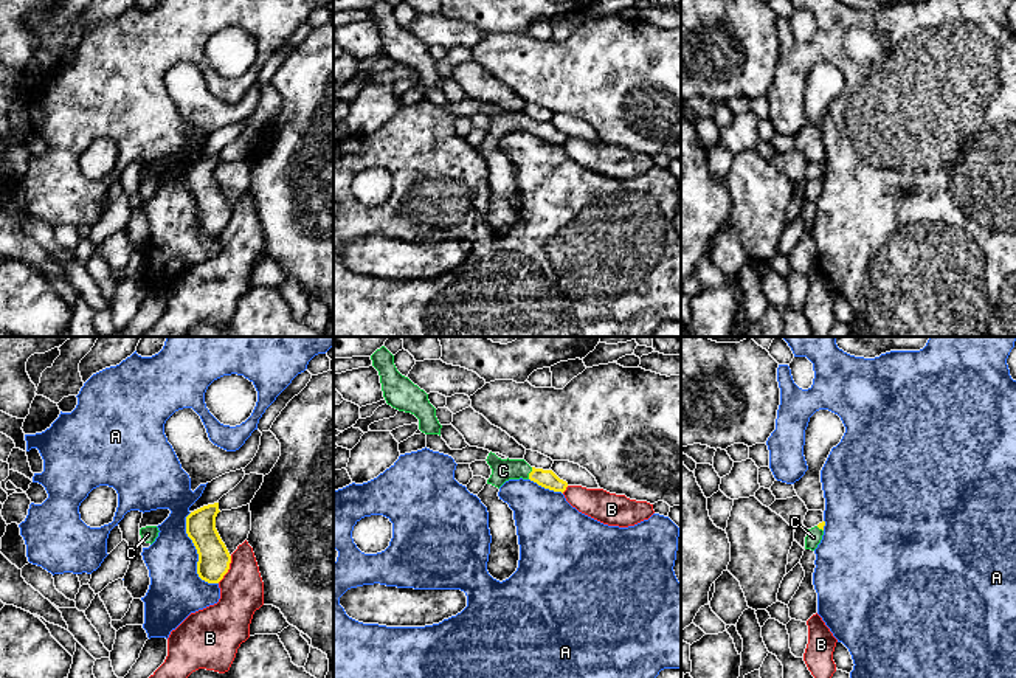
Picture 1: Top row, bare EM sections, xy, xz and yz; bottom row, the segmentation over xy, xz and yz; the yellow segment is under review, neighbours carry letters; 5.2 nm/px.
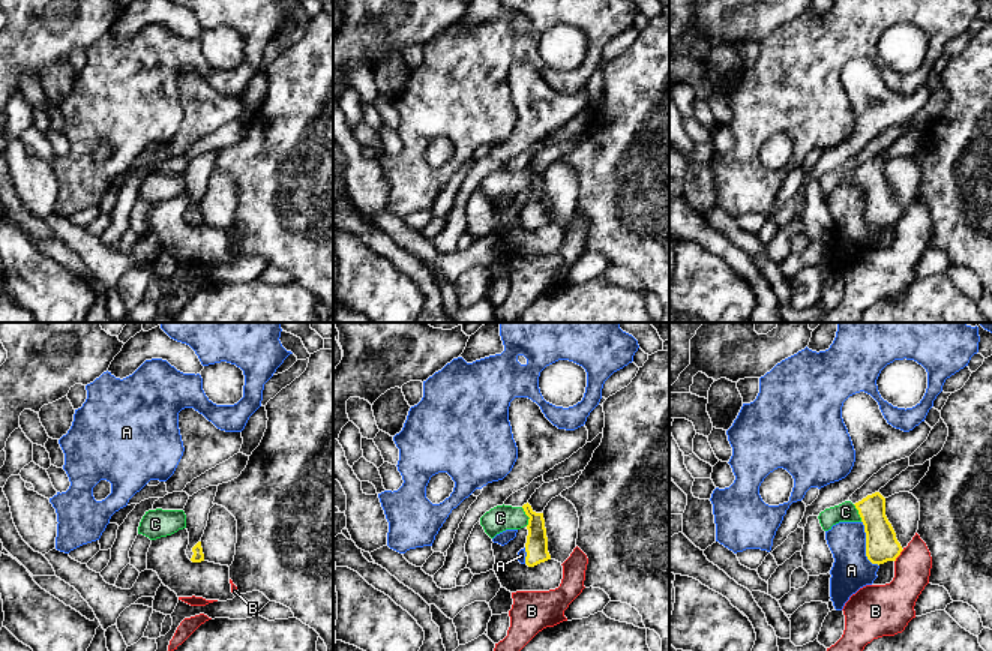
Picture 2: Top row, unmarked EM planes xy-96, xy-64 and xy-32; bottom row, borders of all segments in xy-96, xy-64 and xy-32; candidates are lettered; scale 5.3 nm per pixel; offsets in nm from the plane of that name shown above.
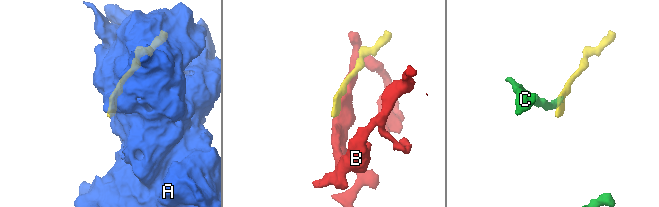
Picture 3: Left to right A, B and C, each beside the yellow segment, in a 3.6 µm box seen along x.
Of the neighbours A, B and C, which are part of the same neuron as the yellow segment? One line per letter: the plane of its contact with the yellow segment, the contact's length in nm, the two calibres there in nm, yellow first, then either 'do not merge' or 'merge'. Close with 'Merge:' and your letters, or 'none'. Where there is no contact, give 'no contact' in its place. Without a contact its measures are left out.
A: xy | 400 nm | 160/280 nm | do not merge
B: xy | 160 nm | 160/220 nm | do not merge
C: xz | 70 nm | 100/120 nm | merge
Merge: C

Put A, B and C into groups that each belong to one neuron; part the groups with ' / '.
A / B / C

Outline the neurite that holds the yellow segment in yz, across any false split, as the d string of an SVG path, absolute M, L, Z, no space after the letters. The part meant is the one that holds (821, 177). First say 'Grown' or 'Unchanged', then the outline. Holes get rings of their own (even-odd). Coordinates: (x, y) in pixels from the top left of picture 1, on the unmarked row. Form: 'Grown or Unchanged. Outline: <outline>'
Grown. Outline: M822 174L817 178L808 182L807 189L805 189L805 202L814 203L817 200L817 197L822 192L822 188L824 188L824 178L825 178L825 174Z

